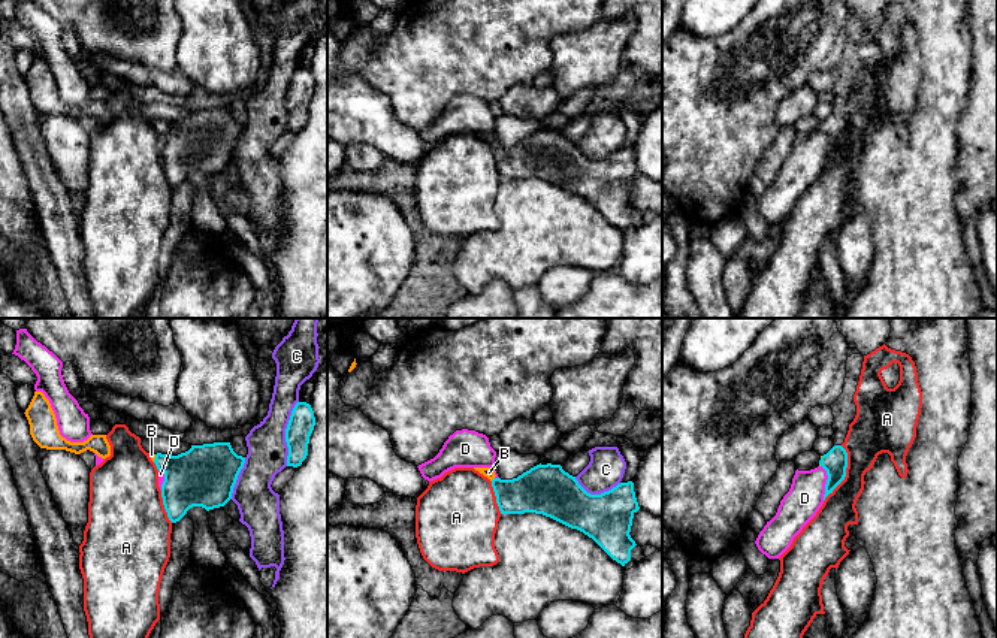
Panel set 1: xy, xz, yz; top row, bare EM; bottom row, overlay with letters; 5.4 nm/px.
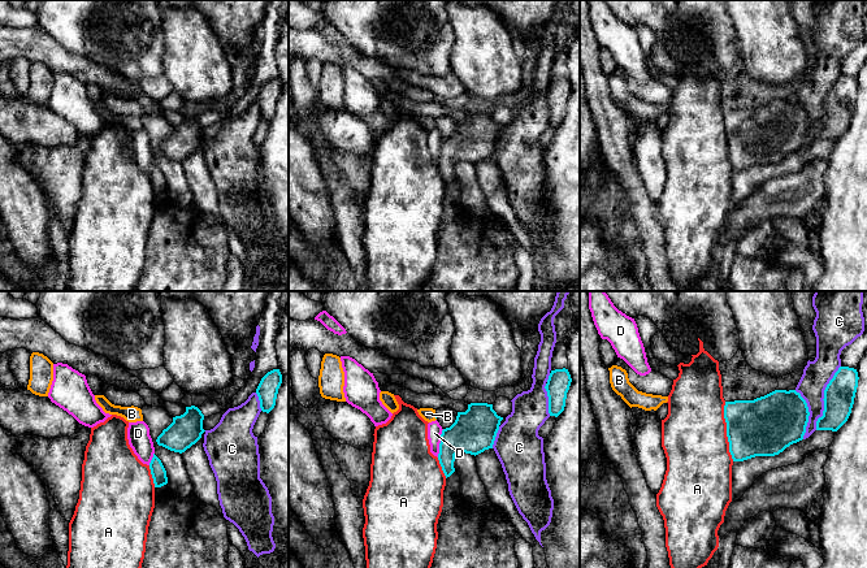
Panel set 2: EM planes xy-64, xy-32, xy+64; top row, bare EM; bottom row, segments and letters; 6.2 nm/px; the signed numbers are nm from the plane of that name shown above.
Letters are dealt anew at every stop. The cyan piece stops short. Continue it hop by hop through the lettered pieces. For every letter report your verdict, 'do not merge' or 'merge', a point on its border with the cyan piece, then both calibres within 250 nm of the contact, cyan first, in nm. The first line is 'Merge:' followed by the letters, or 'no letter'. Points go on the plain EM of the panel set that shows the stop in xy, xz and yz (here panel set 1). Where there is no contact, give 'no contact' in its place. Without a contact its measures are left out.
Merge: B
A: do not merge; meets cyan in yz at (845, 139); 140 nm thick on the cyan side, 240 nm on the other
B: merge; meets cyan in xy at (156, 123); 300 nm thick on the cyan side, 30 nm on the other
C: do not merge; meets cyan in xy at (286, 99); 140 nm thick on the cyan side, 220 nm on the other
D: do not merge; meets cyan in yz at (827, 148); 140 nm thick on the cyan side, 190 nm on the other

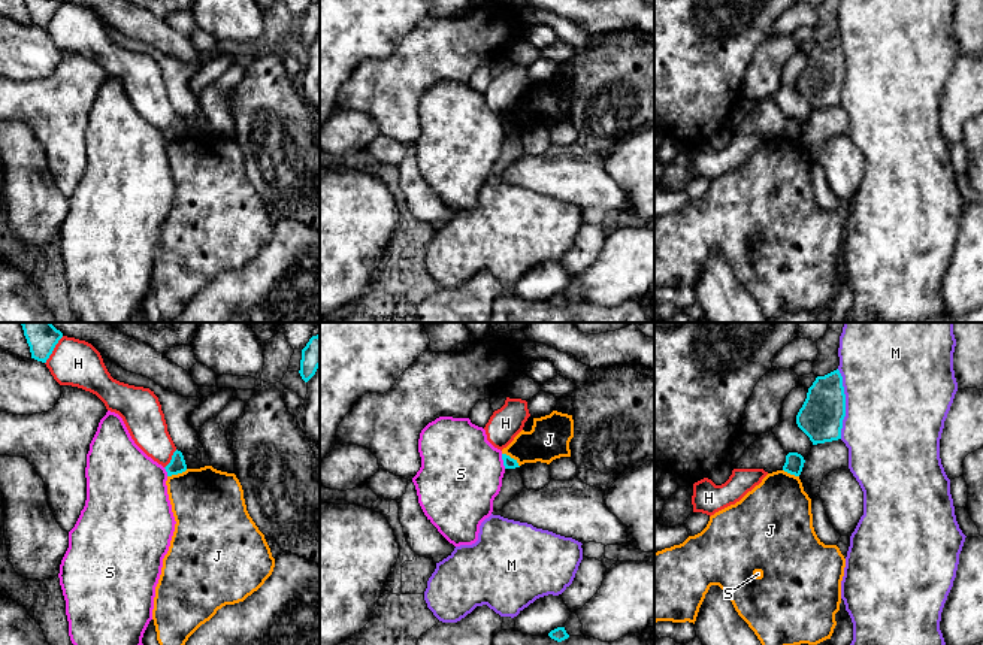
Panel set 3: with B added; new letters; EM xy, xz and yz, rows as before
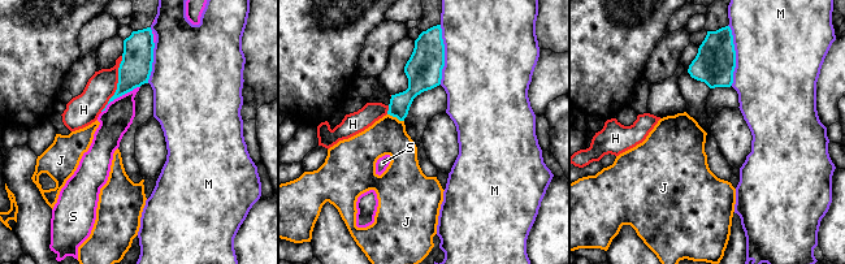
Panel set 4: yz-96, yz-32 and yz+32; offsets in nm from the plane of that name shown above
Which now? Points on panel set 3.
Merge: no letter
H: do not merge; meets cyan in xy at (53, 15); 130 nm thick on the cyan side, 240 nm on the other
J: do not merge; meets cyan in xz at (510, 123); 60 nm thick on the cyan side, 220 nm on the other
M: do not merge; meets cyan in yz at (844, 69); 240 nm thick on the cyan side, 500 nm on the other
S: do not merge; meets cyan in xz at (504, 127); 60 nm thick on the cyan side, 440 nm on the other

